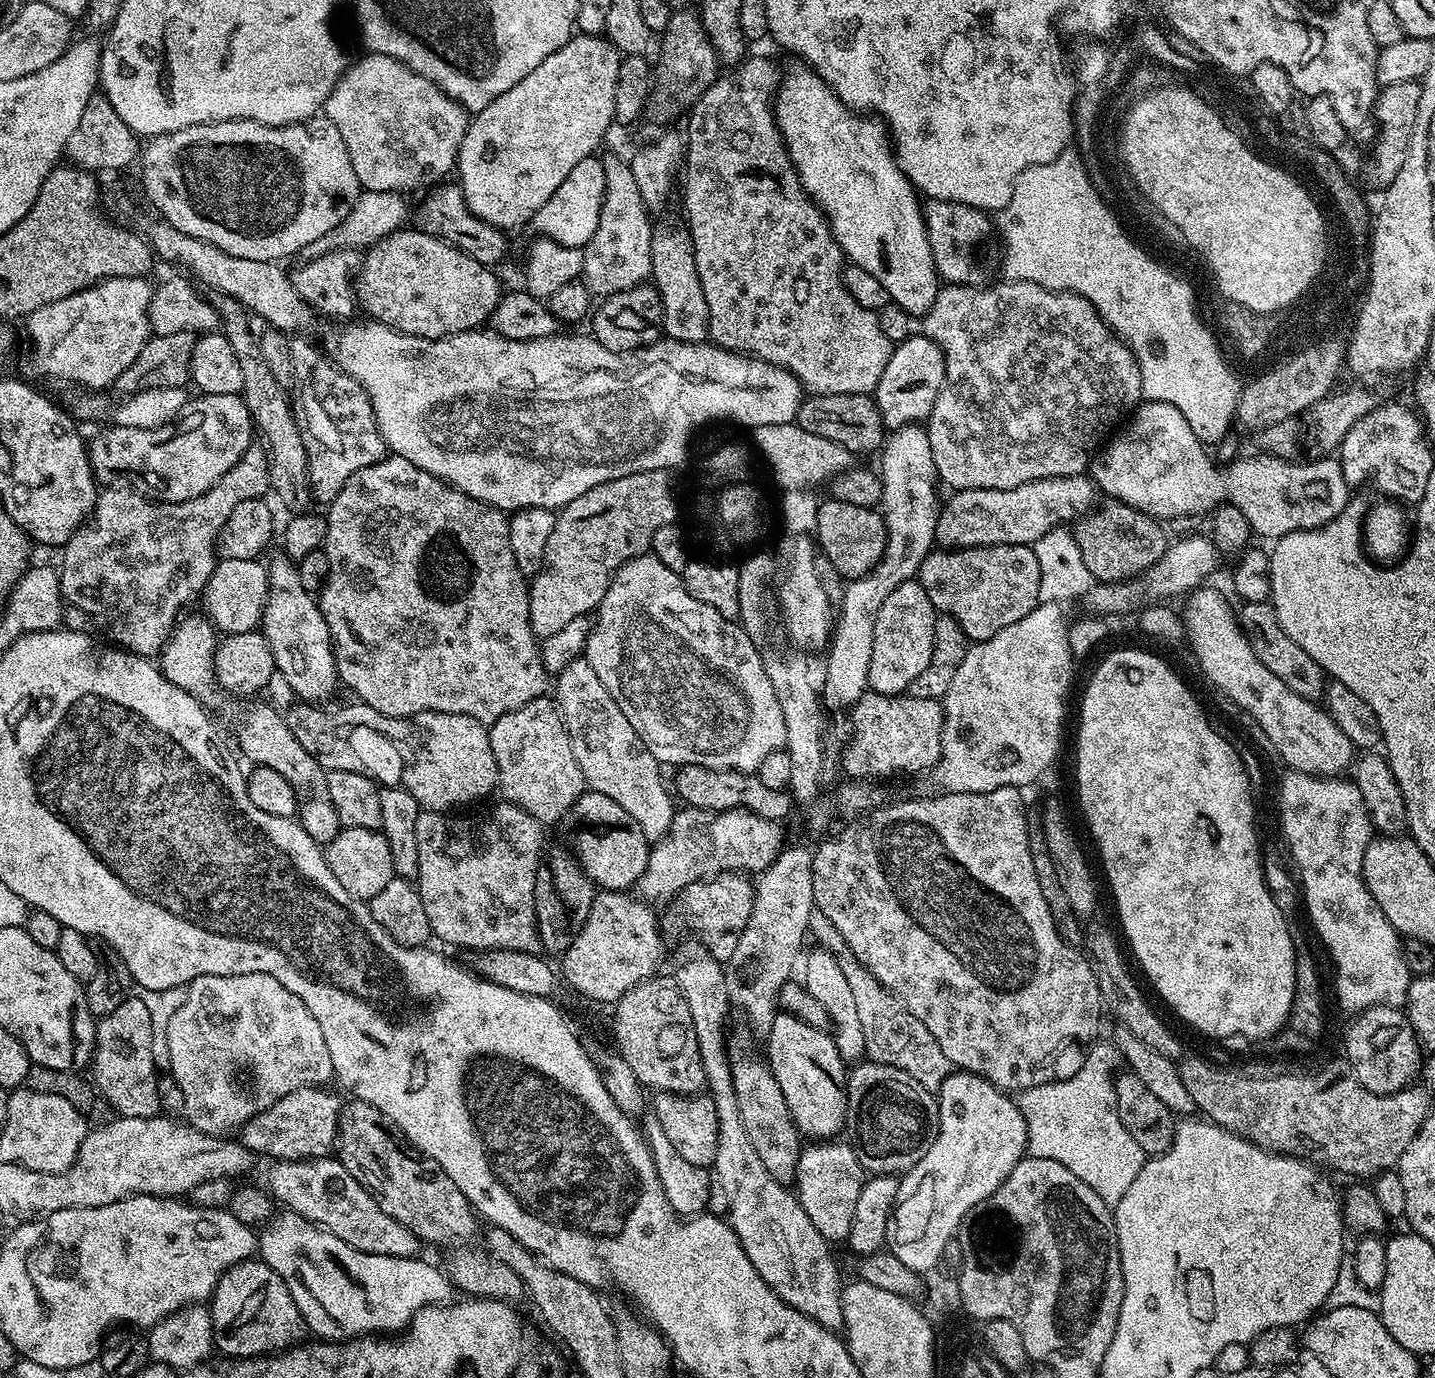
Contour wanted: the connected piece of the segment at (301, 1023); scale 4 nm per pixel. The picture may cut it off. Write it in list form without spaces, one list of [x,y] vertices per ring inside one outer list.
[[[234,974],[233,976],[203,976],[193,980],[187,985],[185,994],[185,1004],[181,1006],[176,1014],[170,1018],[167,1039],[170,1052],[170,1076],[175,1087],[185,1100],[184,1116],[191,1127],[197,1128],[205,1136],[217,1138],[227,1137],[227,1132],[235,1133],[254,1114],[274,1106],[278,1098],[286,1098],[286,1094],[296,1092],[300,1088],[311,1088],[313,1086],[324,1086],[333,1079],[332,1063],[330,1062],[330,1050],[326,1050],[326,1038],[322,1038],[322,1026],[318,1026],[318,1021],[314,1019],[314,1014],[306,1010],[306,1002],[298,998],[298,994],[290,994],[278,978],[270,978],[270,974]]]

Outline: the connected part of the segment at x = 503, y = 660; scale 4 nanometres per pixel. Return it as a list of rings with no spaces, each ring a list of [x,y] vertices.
[[[389,454],[384,459],[374,462],[370,466],[366,466],[362,470],[358,470],[358,474],[350,474],[346,486],[342,486],[342,490],[332,500],[331,504],[327,505],[326,519],[328,521],[328,529],[326,530],[323,550],[326,558],[330,558],[330,574],[328,575],[326,586],[318,593],[318,603],[322,610],[322,618],[326,618],[326,626],[330,630],[332,653],[336,655],[336,675],[339,683],[343,687],[345,684],[356,695],[353,697],[359,703],[378,710],[378,714],[386,714],[387,716],[413,716],[414,714],[422,714],[423,712],[462,714],[463,716],[473,716],[482,725],[491,726],[498,718],[502,718],[502,714],[506,714],[510,710],[518,710],[518,706],[526,706],[526,702],[543,696],[549,691],[550,673],[544,668],[544,663],[540,658],[538,638],[533,634],[532,627],[528,621],[529,585],[526,583],[524,575],[518,570],[518,562],[510,550],[510,534],[508,533],[509,517],[501,512],[499,508],[489,508],[487,504],[478,502],[474,498],[470,498],[465,492],[458,491],[451,484],[446,484],[444,481],[439,480],[434,474],[430,474],[426,470],[414,466],[414,462],[406,462],[406,458]]]

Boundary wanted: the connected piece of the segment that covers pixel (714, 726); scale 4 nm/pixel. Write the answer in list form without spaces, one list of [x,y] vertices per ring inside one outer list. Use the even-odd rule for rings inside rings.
[[[651,554],[636,556],[613,574],[610,586],[594,613],[592,633],[588,636],[588,645],[584,647],[584,656],[590,662],[590,666],[594,666],[594,674],[602,678],[602,686],[606,686],[614,702],[618,702],[622,714],[626,714],[630,726],[634,726],[638,738],[642,738],[646,750],[650,750],[650,754],[654,754],[654,758],[659,760],[661,765],[697,764],[706,768],[728,769],[752,774],[758,766],[762,766],[762,758],[766,758],[766,754],[774,754],[784,748],[786,722],[782,722],[782,706],[778,706],[774,686],[770,686],[770,678],[766,678],[765,657],[761,649],[757,648],[756,643],[744,633],[743,627],[737,621],[722,618],[722,614],[714,610],[714,606],[706,606],[706,602],[698,602],[698,598],[691,596],[684,585],[681,573],[662,566],[662,562],[658,562],[656,556]],[[703,632],[708,632],[712,640],[700,640]]]

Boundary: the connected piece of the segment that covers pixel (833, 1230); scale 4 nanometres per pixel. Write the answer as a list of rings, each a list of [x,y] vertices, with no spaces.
[[[812,1142],[801,1151],[798,1170],[794,1181],[794,1192],[799,1197],[802,1209],[810,1216],[810,1221],[818,1228],[818,1232],[829,1242],[847,1241],[851,1230],[851,1222],[854,1221],[854,1210],[857,1205],[858,1196],[866,1181],[866,1171],[860,1164],[859,1158],[851,1143],[836,1144],[840,1142]]]

